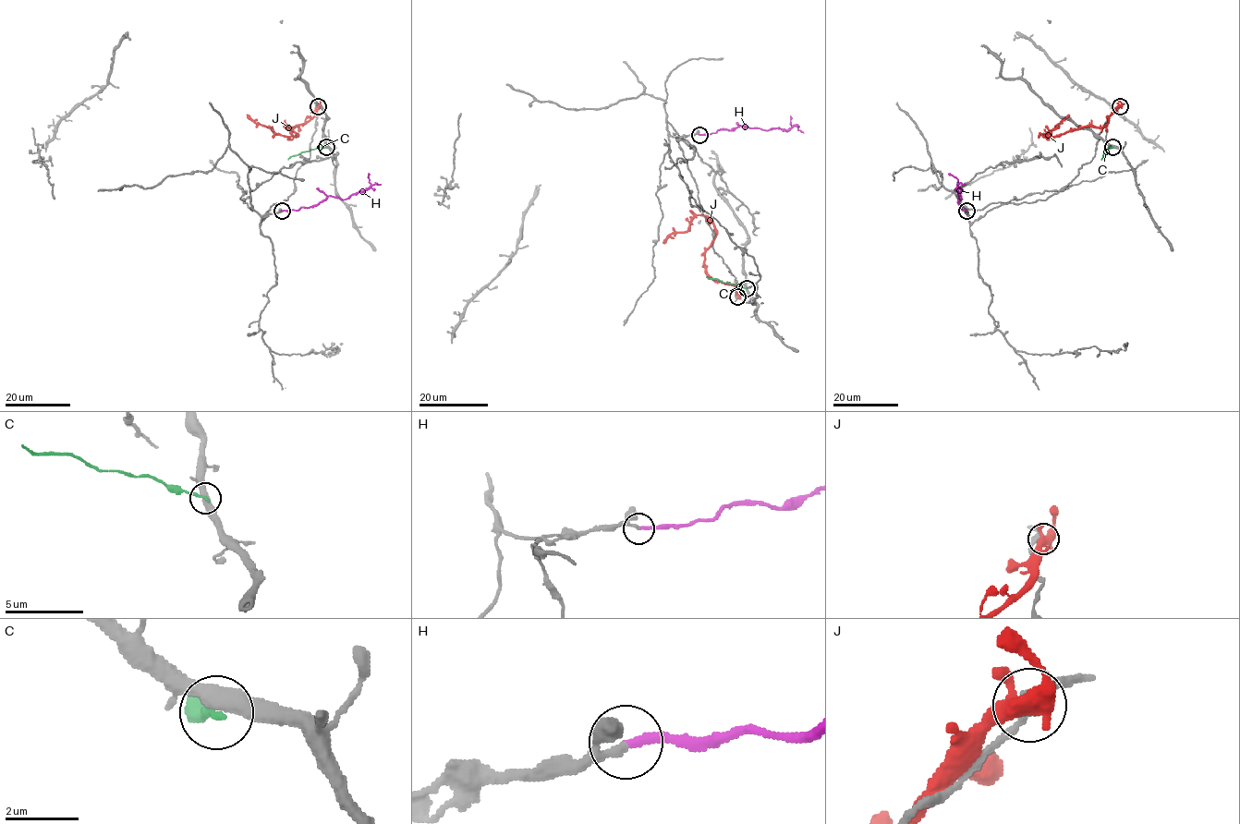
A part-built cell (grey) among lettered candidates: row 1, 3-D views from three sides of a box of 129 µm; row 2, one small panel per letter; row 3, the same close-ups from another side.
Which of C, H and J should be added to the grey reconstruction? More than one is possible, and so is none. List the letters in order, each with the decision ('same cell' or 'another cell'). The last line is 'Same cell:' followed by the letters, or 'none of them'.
C: another cell
H: same cell
J: another cell
Same cell: H

